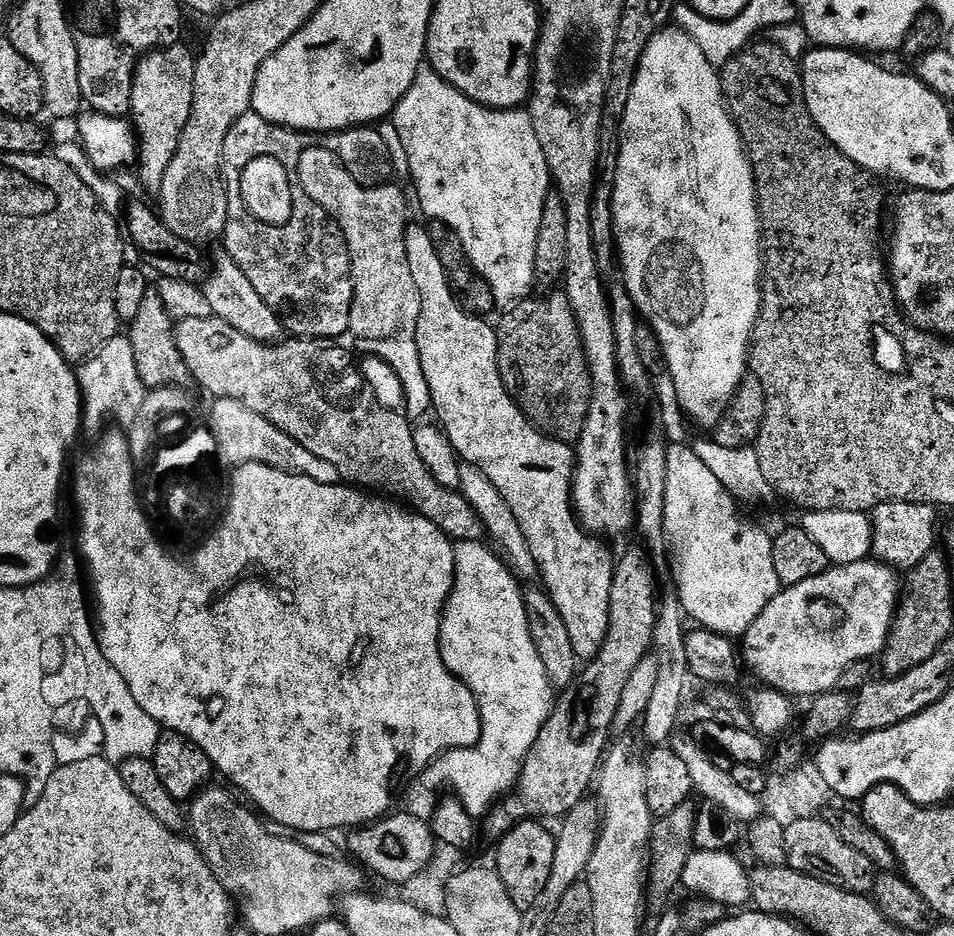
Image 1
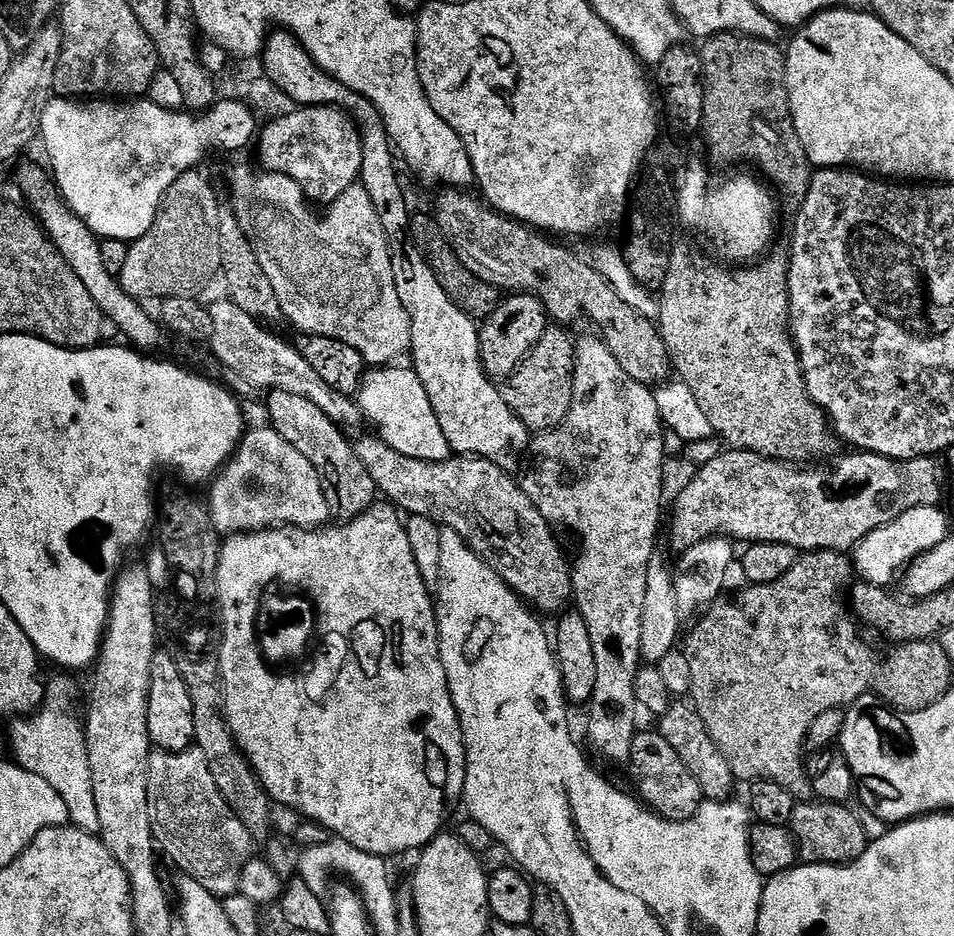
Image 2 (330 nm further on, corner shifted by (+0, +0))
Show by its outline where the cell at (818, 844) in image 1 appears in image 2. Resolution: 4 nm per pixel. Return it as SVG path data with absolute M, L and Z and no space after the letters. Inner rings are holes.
M800 802L793 810L790 827L800 851L800 860L806 864L853 864L868 849L870 835L864 824L848 809L847 803Z

